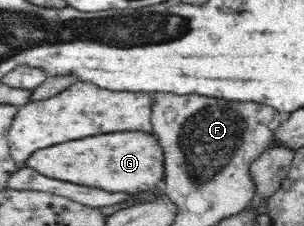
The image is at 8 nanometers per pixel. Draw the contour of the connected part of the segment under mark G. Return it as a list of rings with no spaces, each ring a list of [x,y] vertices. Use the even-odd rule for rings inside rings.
[[[123,131],[105,135],[89,137],[89,139],[76,139],[69,143],[61,143],[57,147],[48,147],[37,150],[26,161],[25,167],[33,168],[41,175],[53,179],[60,179],[80,186],[94,187],[120,194],[141,194],[153,190],[164,189],[164,151],[154,133],[144,131]]]

